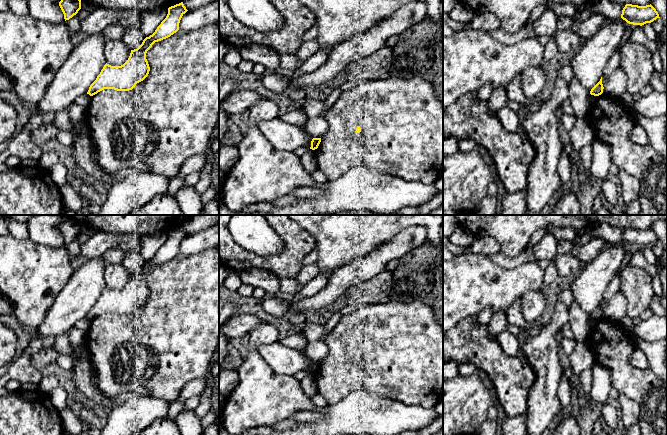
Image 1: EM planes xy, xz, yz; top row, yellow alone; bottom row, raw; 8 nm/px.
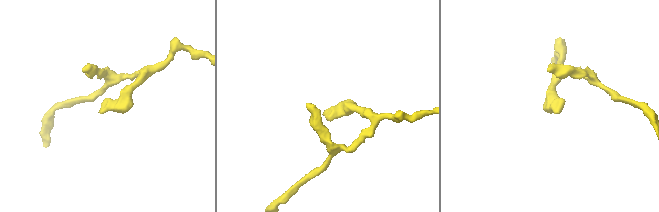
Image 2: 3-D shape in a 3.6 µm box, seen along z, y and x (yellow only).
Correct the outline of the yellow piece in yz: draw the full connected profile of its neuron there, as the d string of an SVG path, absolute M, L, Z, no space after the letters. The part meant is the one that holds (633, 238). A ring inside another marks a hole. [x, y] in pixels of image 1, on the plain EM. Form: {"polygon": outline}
{"polygon": "M626 228L622 234L621 242L629 248L642 250L660 241L651 228L646 230Z"}

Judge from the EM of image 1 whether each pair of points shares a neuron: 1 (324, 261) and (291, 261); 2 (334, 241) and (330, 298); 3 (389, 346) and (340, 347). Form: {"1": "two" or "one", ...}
{"1": "two", "2": "two", "3": "one"}

